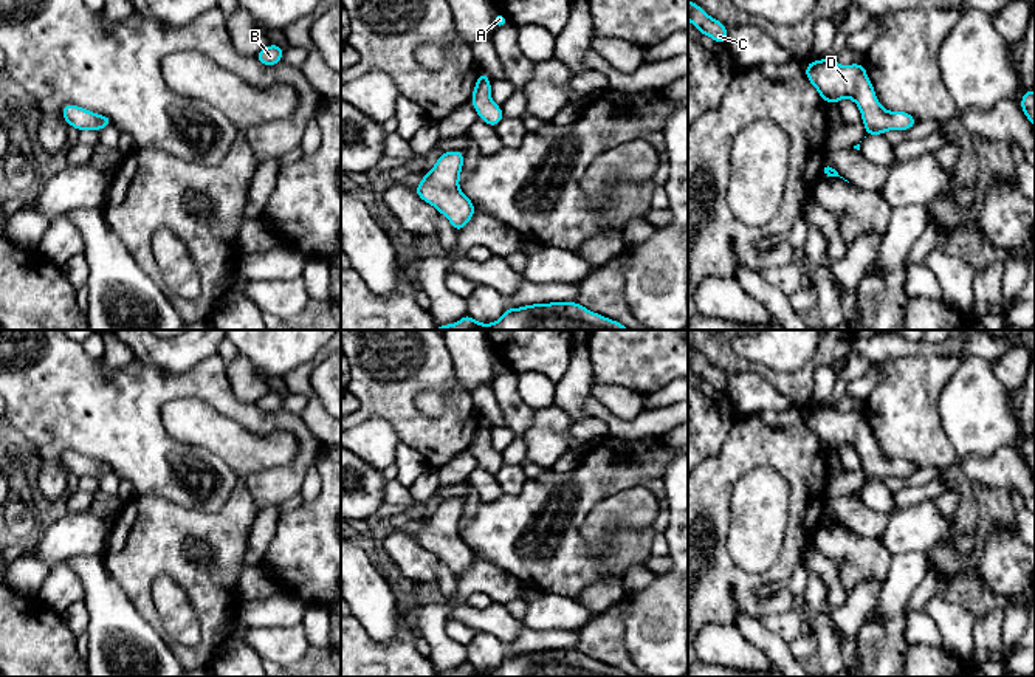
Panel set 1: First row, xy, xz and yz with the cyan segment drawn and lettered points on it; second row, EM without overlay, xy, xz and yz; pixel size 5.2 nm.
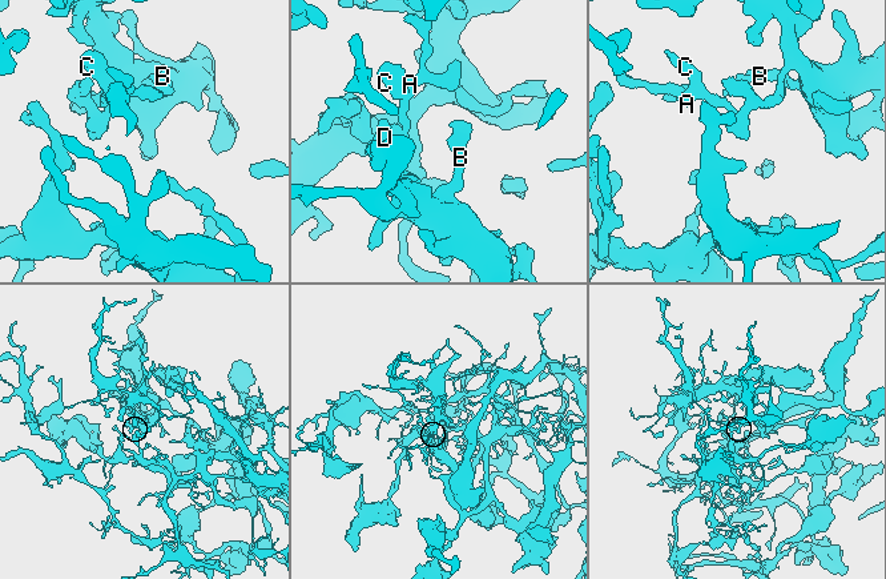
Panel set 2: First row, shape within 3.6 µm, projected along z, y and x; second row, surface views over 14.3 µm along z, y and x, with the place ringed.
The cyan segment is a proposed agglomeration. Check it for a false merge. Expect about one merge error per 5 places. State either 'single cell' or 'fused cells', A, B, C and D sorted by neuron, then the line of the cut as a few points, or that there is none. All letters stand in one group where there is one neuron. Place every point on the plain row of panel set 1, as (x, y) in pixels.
single cell; A B C D; no cut

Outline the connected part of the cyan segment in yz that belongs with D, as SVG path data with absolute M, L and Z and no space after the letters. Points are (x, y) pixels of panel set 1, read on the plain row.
M829 404L810 409L804 417L824 449L837 451L849 445L858 452L866 483L882 482L886 477L905 479L917 471L909 460L888 459L880 452L863 411L838 412Z

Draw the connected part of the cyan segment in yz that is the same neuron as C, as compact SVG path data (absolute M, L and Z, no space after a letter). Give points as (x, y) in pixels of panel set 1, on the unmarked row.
M688 347L688 367L697 375L700 381L710 383L716 390L722 392L727 386L727 372L711 366L702 353Z

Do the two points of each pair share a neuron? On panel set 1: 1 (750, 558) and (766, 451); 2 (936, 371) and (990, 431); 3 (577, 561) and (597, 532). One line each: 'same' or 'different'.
1: different
2: different
3: different

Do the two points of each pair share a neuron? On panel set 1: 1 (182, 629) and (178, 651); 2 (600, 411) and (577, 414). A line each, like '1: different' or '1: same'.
1: different
2: different

